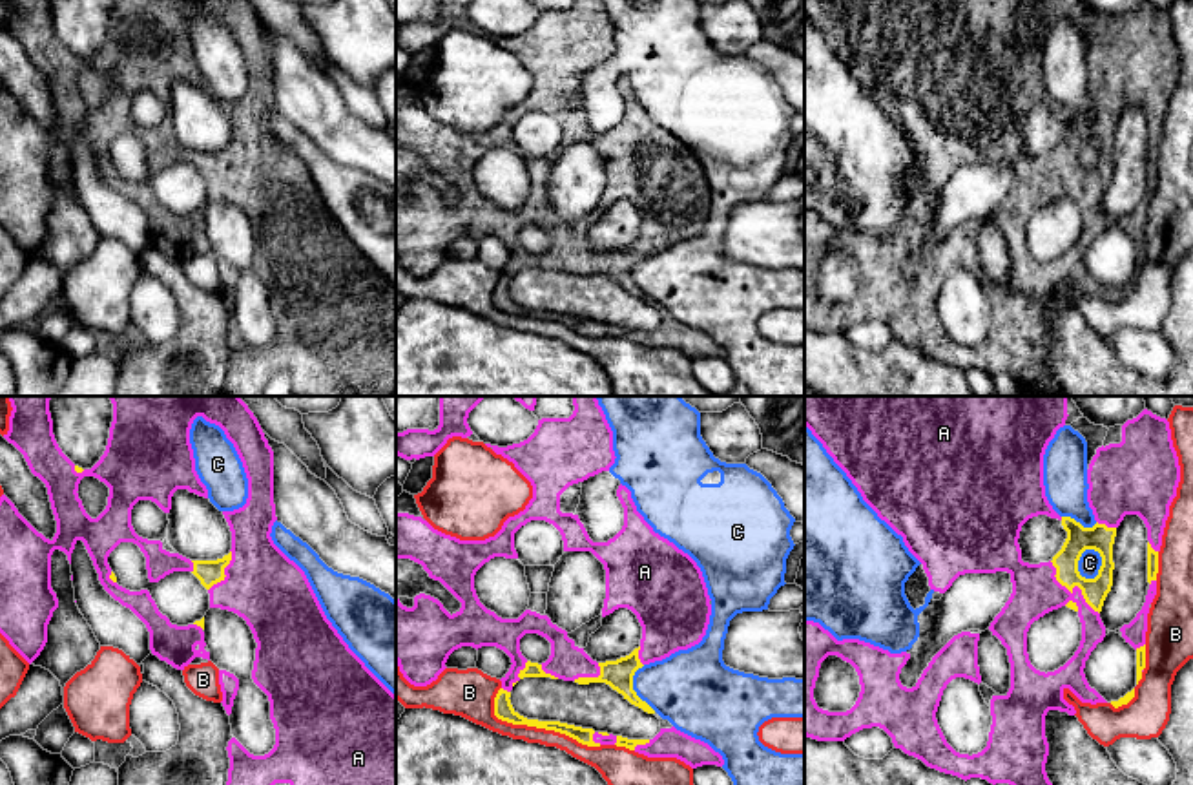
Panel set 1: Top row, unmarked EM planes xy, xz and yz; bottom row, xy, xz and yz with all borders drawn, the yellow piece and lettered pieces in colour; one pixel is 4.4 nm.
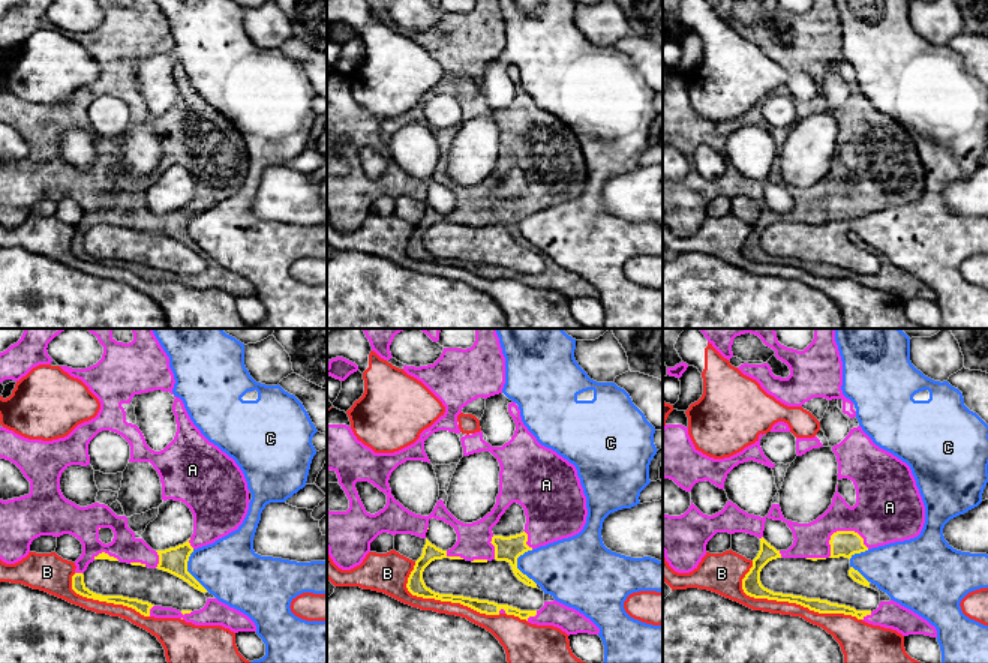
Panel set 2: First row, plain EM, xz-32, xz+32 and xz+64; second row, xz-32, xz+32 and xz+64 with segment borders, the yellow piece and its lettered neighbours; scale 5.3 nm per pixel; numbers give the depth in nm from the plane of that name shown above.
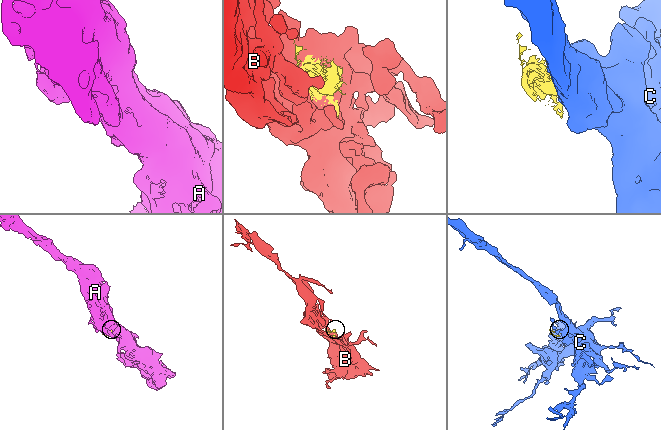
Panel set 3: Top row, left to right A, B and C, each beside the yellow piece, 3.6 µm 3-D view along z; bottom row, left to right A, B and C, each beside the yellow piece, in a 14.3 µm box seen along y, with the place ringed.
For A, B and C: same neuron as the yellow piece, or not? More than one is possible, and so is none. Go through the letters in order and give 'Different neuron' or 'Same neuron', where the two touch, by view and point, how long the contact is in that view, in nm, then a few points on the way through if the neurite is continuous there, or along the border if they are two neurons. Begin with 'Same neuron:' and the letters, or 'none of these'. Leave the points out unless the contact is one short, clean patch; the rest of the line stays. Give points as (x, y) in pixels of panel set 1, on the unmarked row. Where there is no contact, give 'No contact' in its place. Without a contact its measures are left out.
Same neuron: A
A: Same neuron. Touches yellow at yz (1071, 181). Shared border 320 nm
B: Different neuron. Touches yellow at xz (540, 318). Shared border 500 nm
C: Different neuron. Touches yellow at yz (1078, 150). Shared border 150 nm

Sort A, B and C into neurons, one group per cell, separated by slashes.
A / B / C

